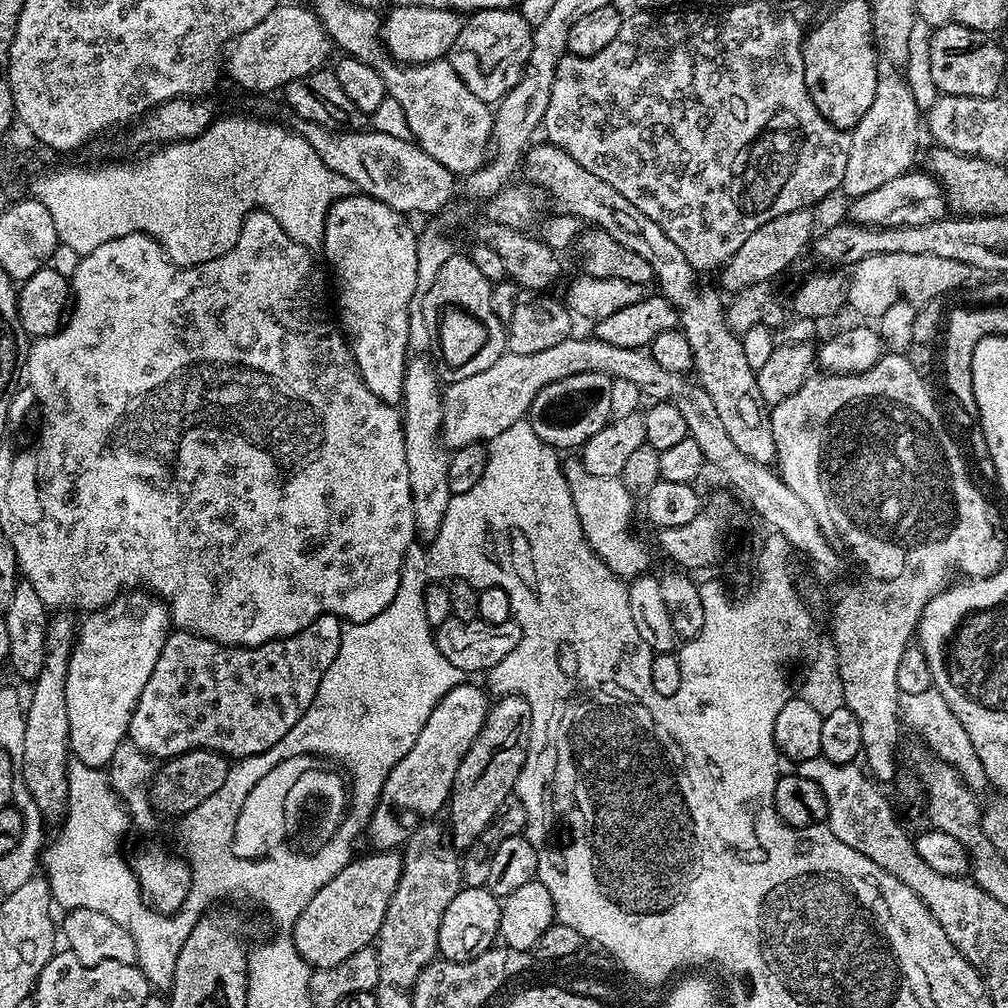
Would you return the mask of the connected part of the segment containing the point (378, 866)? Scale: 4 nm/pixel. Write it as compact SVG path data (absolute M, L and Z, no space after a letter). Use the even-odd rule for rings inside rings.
M372 850L369 856L357 855L341 870L298 914L298 922L292 927L294 946L298 946L298 954L313 969L336 968L338 962L350 958L350 954L358 954L358 950L369 947L382 930L382 918L386 918L386 906L390 906L390 898L394 898L394 890L398 886L398 878L402 874L402 856L396 850Z

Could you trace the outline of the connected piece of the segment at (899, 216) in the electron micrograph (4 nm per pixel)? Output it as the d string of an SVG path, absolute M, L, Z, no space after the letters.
M909 170L898 178L890 178L878 190L855 197L848 208L847 219L854 224L865 224L871 228L901 228L902 226L926 226L935 220L945 219L949 211L948 201L939 180L927 171Z

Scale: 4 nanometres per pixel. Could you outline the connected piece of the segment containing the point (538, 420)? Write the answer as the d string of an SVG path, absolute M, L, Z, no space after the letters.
M587 372L572 376L568 382L569 384L560 380L552 382L550 386L542 386L542 390L538 390L538 394L534 394L534 402L528 408L526 419L530 426L534 426L534 434L538 434L538 438L542 438L542 442L546 442L550 447L557 450L565 450L564 448L580 450L583 449L587 440L594 438L594 434L598 434L598 430L602 430L612 418L610 386L613 379L601 372Z

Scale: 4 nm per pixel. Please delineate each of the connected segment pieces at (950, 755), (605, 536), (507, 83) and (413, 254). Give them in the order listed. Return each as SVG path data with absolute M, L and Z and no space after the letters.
M931 687L920 694L901 694L899 706L907 727L909 724L914 731L924 735L924 740L928 743L929 750L932 751L929 753L935 759L944 760L950 766L954 766L958 770L958 774L962 774L962 778L973 790L989 787L988 775L974 750L974 742L970 742L970 734L966 734L966 730L962 730L962 722L958 722L958 718L954 718L954 710L950 710L950 706L946 705L946 700L940 691Z
M568 460L563 461L564 477L568 480L570 494L574 498L574 510L578 510L578 522L582 522L584 537L588 539L588 545L598 554L598 558L604 565L621 578L635 578L641 574L647 573L648 568L648 548L639 540L632 536L632 504L634 498L626 486L622 486L619 476L599 476L585 472L581 461Z
M487 8L465 19L448 61L474 98L482 98L484 104L495 106L515 86L518 78L522 78L522 70L530 58L532 29L533 25L528 24L519 11L506 8Z
M363 194L343 196L338 202L332 204L332 209L328 212L328 217L324 223L324 242L322 245L322 253L324 252L329 266L332 267L333 274L336 275L336 300L340 303L338 324L347 339L349 348L352 350L352 356L356 360L356 368L360 371L360 377L364 379L370 392L379 400L395 405L399 405L404 399L404 367L410 355L408 346L410 314L408 311L410 310L410 302L416 293L416 282L418 280L418 246L416 245L418 232L417 229L414 230L408 225L408 220L409 217L405 213L378 202L373 196L365 196Z

